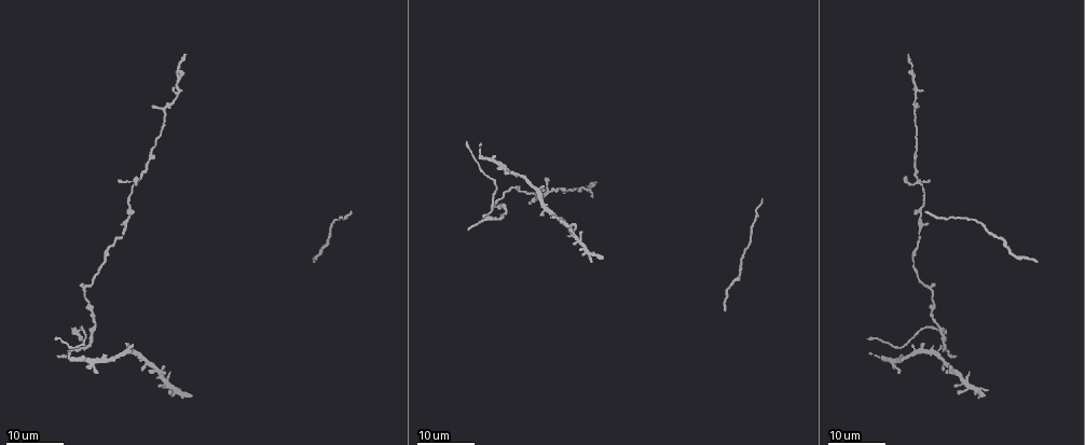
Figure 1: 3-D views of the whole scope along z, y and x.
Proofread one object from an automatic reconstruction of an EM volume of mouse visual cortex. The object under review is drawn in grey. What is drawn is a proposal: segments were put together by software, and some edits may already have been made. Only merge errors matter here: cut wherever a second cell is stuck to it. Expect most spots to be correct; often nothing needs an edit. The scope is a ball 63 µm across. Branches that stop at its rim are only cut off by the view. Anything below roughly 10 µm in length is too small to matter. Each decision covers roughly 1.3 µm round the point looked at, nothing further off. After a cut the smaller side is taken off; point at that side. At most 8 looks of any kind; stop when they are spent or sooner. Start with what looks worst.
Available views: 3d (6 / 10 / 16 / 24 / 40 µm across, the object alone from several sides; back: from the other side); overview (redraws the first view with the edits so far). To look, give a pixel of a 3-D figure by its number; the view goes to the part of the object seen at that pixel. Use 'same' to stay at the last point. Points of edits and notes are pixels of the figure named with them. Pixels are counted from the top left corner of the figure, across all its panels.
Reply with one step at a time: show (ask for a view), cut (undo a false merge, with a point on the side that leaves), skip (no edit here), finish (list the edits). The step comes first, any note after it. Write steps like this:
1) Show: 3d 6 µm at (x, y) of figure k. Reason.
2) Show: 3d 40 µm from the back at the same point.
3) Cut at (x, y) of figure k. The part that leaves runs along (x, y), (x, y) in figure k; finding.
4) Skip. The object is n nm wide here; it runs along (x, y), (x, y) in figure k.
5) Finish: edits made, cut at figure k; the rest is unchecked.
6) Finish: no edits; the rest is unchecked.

Show: 3d 24 µm at (87, 347) of figure 1. Calibre changes.

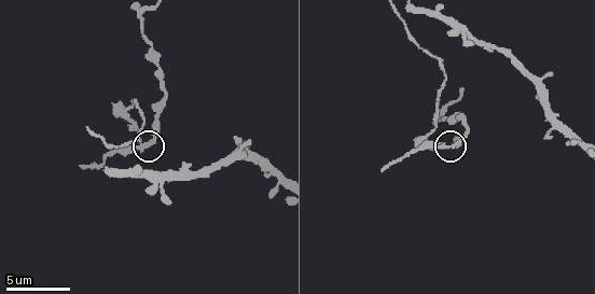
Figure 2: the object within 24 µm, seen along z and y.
Show: 3d 10 µm at (150, 144) of figure 2. Closer look.

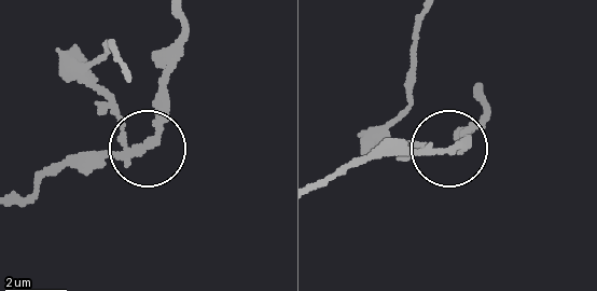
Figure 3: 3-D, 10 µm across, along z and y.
Cut at (110, 113) of figure 3. 3 arms meet here; two cells meet here.

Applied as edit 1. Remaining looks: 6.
Show: overview. See it whole again.

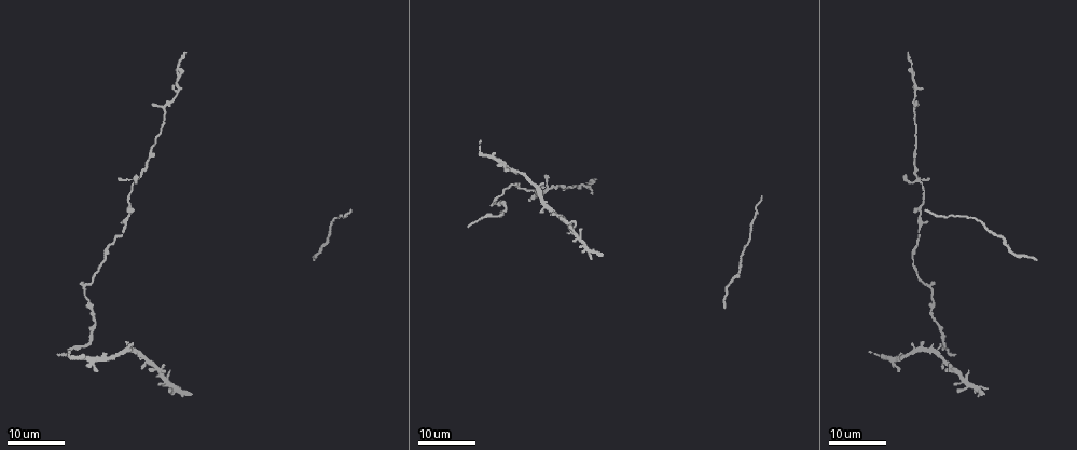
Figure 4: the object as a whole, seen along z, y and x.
Show: 3d 24 µm at (175, 90) of figure 4.

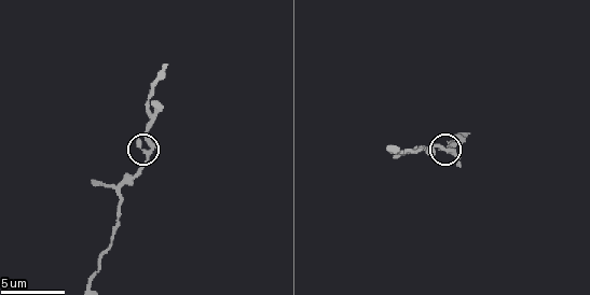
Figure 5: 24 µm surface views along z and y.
Show: 3d 6 µm at (146, 151) of figure 5.

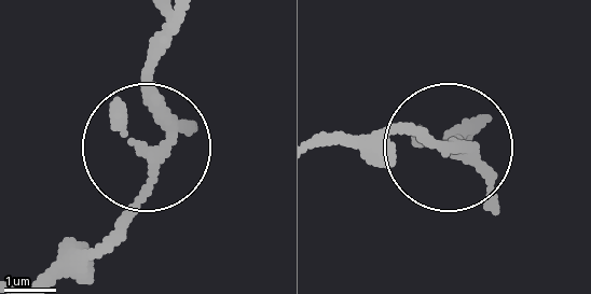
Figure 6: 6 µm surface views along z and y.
Skip. The object is 210 nm wide here; all the same cell.

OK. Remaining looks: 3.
Show: 3d 6 µm at (445, 121) of figure 2. Calibre changes.

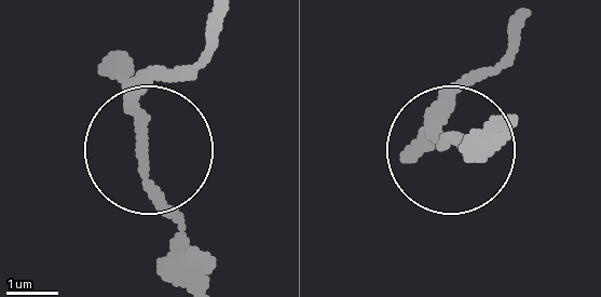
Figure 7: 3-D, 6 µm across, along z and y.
Show: 3d 6 µm from the back at (443, 144) of figure 7.

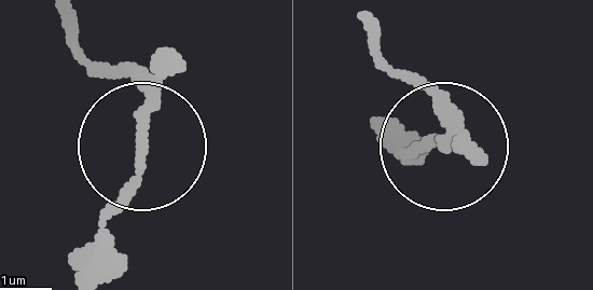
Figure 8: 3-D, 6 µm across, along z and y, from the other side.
Skip. Continuous, no second cell.

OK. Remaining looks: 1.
Show: 3d 16 µm at (540, 95) of figure 2.

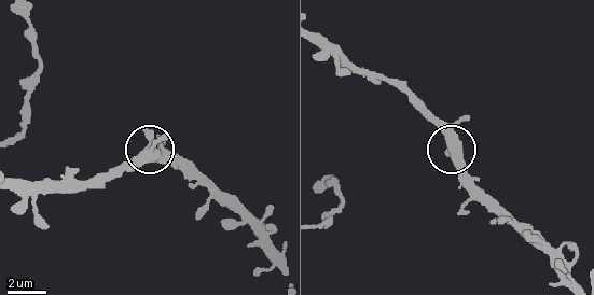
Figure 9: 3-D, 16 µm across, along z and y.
Skip. The object is 510 nm wide here; continuous, no second cell.

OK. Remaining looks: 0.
Finish: edits made, cut at figure 3; the rest is unchecked.

